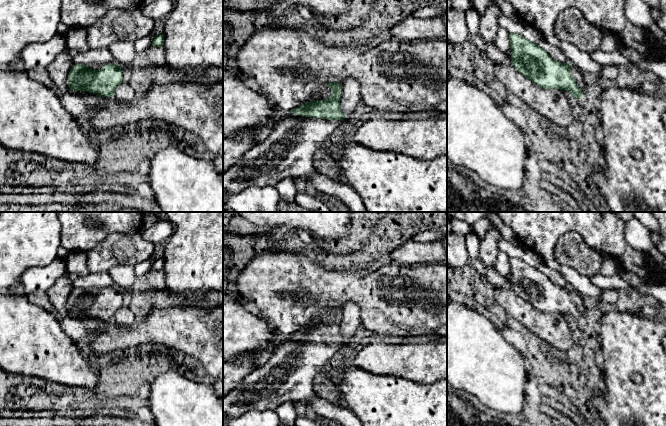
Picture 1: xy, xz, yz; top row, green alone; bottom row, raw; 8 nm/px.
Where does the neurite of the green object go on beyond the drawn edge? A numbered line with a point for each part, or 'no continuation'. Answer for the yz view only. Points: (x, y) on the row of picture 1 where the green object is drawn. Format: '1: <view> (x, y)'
1: yz (577, 74)

